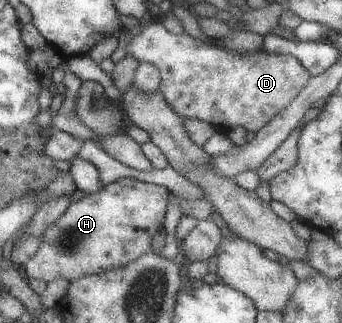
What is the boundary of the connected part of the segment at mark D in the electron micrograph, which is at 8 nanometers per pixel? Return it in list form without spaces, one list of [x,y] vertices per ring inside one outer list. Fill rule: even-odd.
[[[151,23],[134,35],[124,48],[125,56],[135,58],[140,63],[153,64],[159,70],[157,91],[164,97],[170,108],[181,118],[194,118],[210,123],[218,131],[225,133],[236,127],[255,133],[270,122],[300,92],[311,76],[309,72],[290,55],[267,53],[261,48],[250,55],[232,54],[212,44],[205,44],[187,33],[168,33],[161,23]]]

